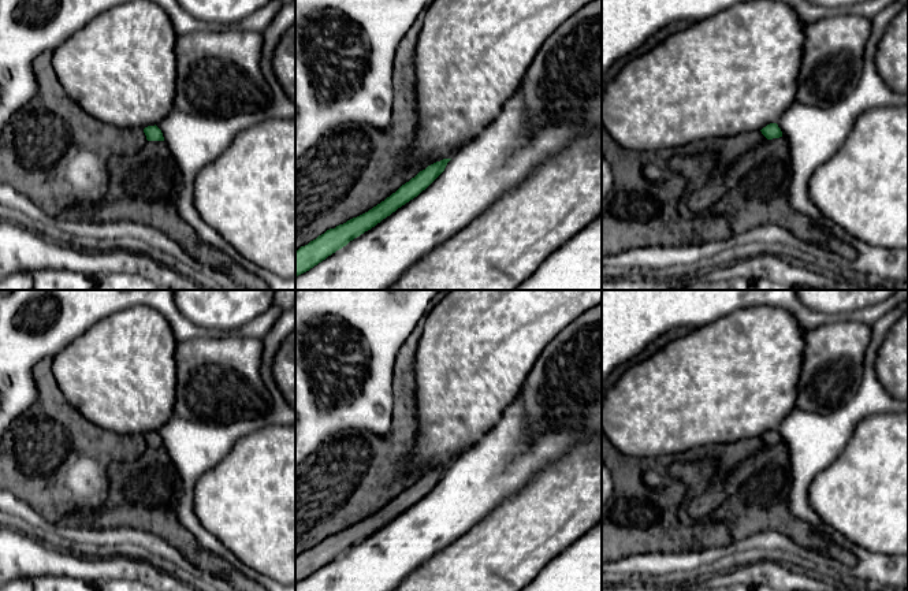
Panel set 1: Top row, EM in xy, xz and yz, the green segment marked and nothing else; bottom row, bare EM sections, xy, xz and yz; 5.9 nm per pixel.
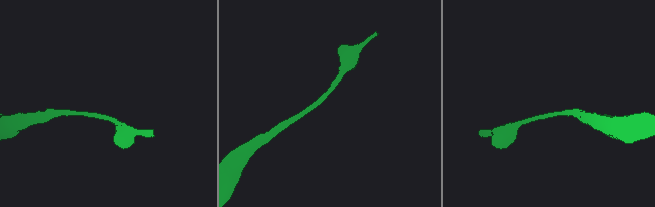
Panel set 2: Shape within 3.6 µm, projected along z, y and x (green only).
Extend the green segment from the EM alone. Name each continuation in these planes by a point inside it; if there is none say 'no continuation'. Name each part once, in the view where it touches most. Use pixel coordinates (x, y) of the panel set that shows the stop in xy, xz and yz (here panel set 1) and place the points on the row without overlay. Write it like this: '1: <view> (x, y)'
no continuation

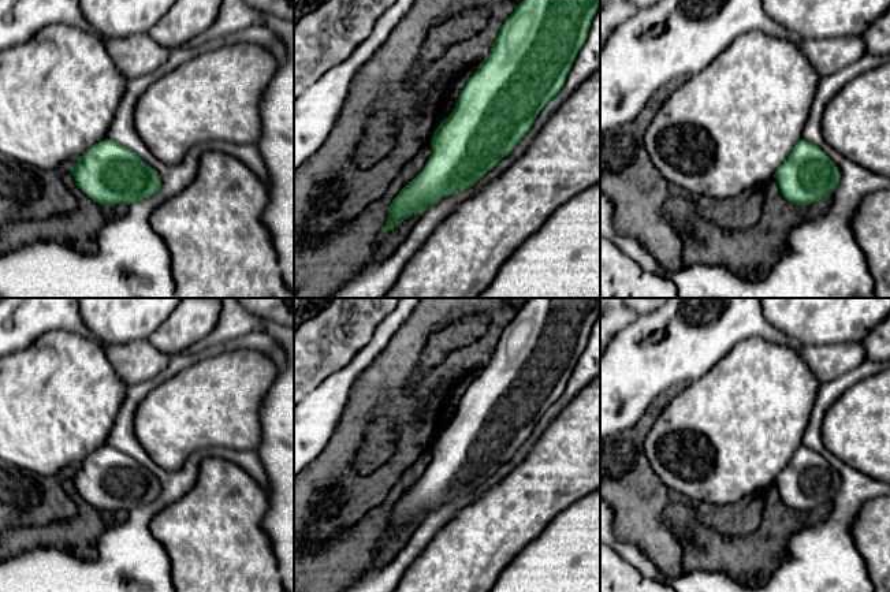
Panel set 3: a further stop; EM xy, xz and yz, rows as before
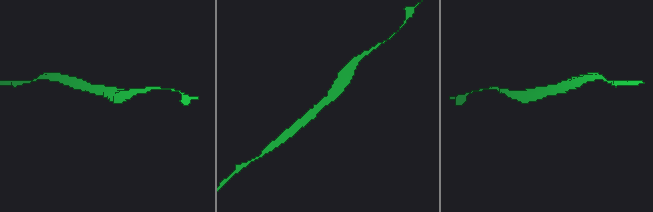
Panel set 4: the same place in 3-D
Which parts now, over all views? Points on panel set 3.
no continuation

